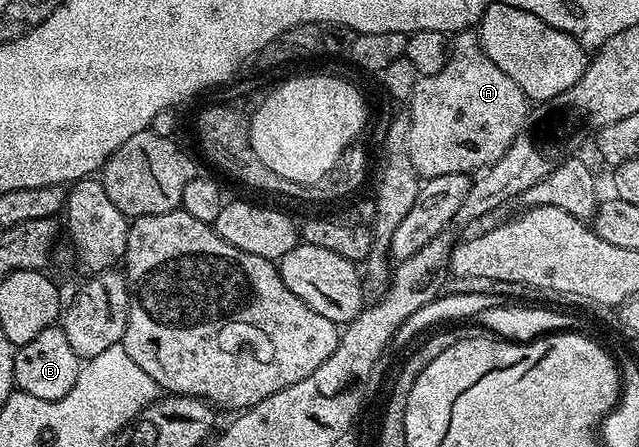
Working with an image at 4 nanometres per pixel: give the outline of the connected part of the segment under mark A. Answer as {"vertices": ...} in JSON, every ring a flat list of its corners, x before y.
{"vertices":[[464,29,457,35,460,36,451,40,444,68,433,75,419,76,406,103,410,117,410,161,414,161,416,174,425,180,468,175,495,163,524,130,530,114,530,101,486,57,479,34]]}

